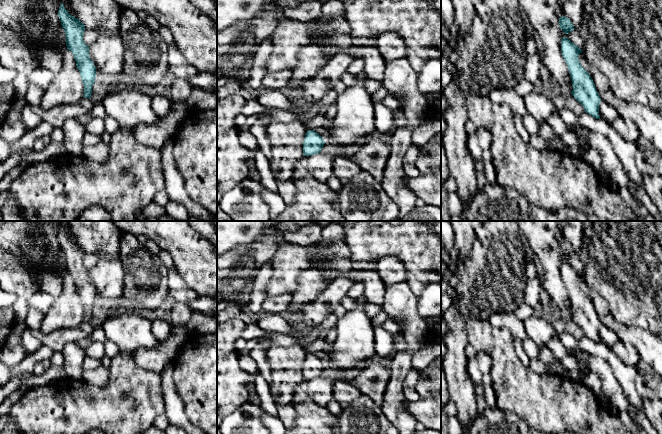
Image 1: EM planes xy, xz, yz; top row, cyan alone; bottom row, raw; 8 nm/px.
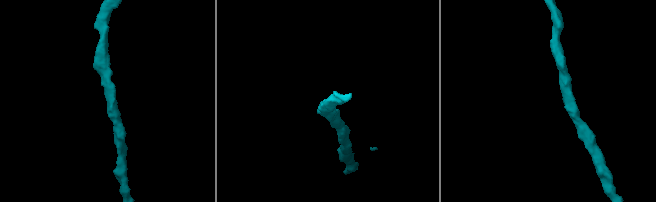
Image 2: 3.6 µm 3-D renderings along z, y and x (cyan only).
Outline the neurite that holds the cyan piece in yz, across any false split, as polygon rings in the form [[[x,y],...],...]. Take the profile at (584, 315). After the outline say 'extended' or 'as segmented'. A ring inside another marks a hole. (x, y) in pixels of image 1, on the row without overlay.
[[[567,261],[561,263],[561,277],[567,288],[572,305],[571,318],[583,329],[586,337],[600,343],[599,329],[601,322],[590,298],[582,291],[578,280],[583,275]]]; as segmented

